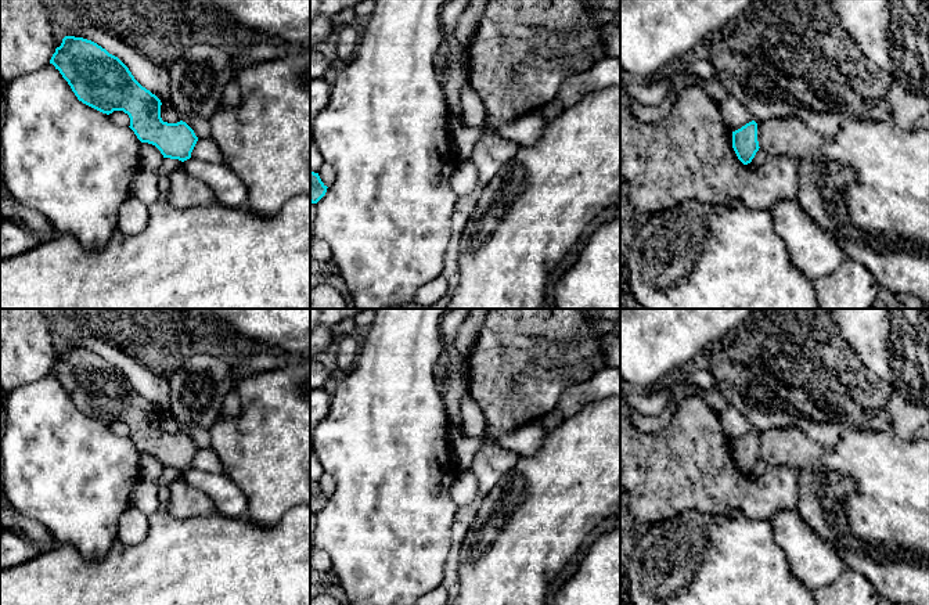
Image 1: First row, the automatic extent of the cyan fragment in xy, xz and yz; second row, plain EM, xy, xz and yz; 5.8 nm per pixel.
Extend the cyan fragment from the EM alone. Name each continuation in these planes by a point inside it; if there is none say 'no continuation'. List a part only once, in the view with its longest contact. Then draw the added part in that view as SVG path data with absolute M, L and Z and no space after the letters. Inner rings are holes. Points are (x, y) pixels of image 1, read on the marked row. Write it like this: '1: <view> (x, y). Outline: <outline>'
no continuation

